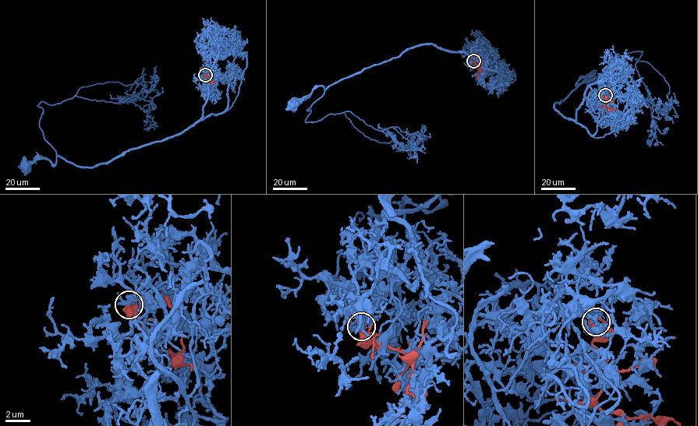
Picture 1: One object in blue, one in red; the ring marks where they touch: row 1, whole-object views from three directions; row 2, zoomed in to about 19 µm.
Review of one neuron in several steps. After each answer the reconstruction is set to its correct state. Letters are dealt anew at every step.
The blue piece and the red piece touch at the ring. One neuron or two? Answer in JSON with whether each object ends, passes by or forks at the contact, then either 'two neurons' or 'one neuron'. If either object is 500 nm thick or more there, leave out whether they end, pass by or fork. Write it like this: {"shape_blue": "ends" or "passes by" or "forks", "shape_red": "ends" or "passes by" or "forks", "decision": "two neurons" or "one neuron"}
{"shape_blue": "forks", "shape_red": "forks", "decision": "two neurons"}

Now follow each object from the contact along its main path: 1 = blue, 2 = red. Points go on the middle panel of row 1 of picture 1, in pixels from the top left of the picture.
1: (473, 61), (497, 65), (496, 70), (484, 68), (464, 52), (422, 44), (324, 89), (317, 87), (292, 103)
2: (473, 61), (480, 66), (476, 79)

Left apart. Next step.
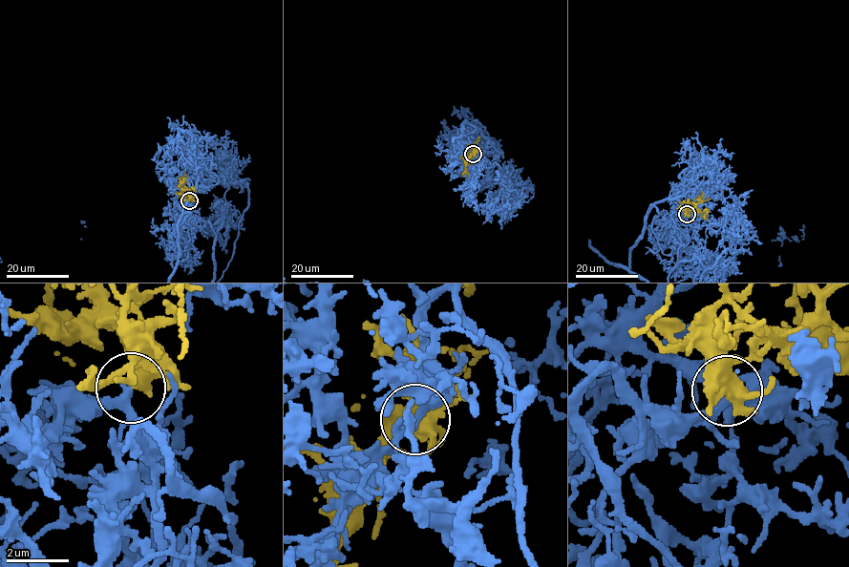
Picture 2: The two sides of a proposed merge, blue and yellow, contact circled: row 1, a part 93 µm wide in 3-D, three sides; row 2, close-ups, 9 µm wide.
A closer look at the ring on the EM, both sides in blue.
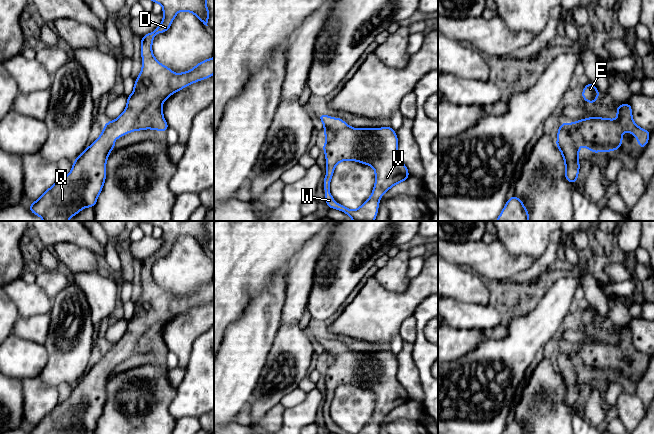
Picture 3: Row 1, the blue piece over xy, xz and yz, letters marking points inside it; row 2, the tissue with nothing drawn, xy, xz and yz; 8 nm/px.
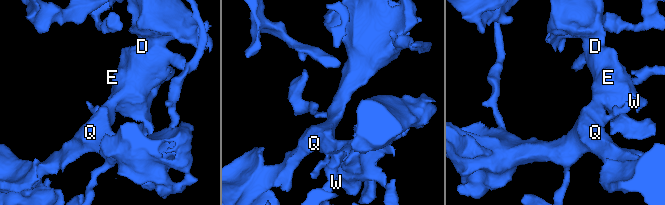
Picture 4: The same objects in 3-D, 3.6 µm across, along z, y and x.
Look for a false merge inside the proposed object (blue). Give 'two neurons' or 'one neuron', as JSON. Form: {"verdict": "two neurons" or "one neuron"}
{"verdict": "one neuron"}

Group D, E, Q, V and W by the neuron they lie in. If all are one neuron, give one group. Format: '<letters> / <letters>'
D E Q V W

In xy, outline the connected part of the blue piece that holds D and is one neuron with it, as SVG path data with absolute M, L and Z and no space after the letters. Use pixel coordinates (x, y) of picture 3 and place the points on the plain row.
M144 221L163 230L163 245L153 255L141 263L142 293L134 306L133 317L127 320L127 330L122 338L114 345L106 346L101 359L74 384L69 398L57 404L34 427L28 429L30 434L83 434L85 431L94 432L97 422L102 415L106 403L106 386L109 377L115 372L114 364L132 355L152 353L166 356L169 353L163 340L164 325L192 307L210 302L214 298L214 281L199 286L191 295L179 298L169 291L162 289L152 277L152 267L155 258L169 255L169 252L180 235L188 235L196 239L206 250L210 241L206 230L207 221Z

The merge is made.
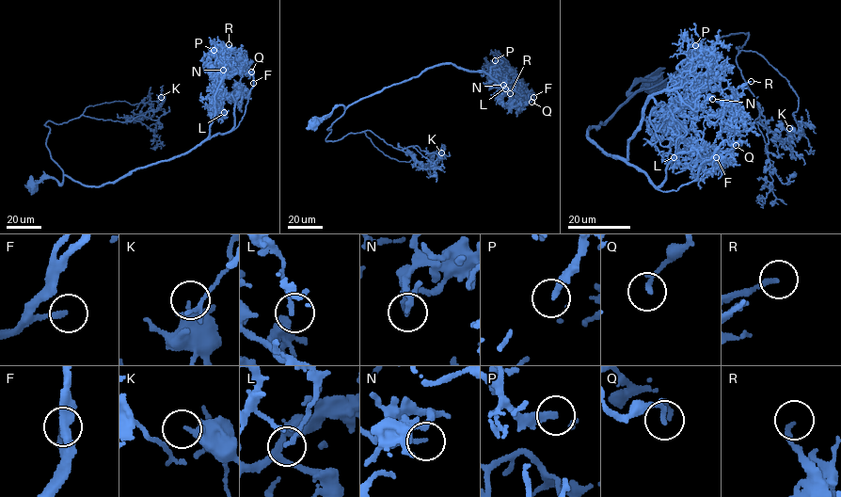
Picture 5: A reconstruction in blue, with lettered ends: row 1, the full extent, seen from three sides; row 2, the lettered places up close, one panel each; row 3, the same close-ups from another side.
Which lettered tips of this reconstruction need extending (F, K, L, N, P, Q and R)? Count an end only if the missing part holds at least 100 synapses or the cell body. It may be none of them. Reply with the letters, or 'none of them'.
F, P, Q

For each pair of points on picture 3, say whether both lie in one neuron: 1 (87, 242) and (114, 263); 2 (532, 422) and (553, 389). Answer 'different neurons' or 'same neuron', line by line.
1: different neurons
2: same neuron

